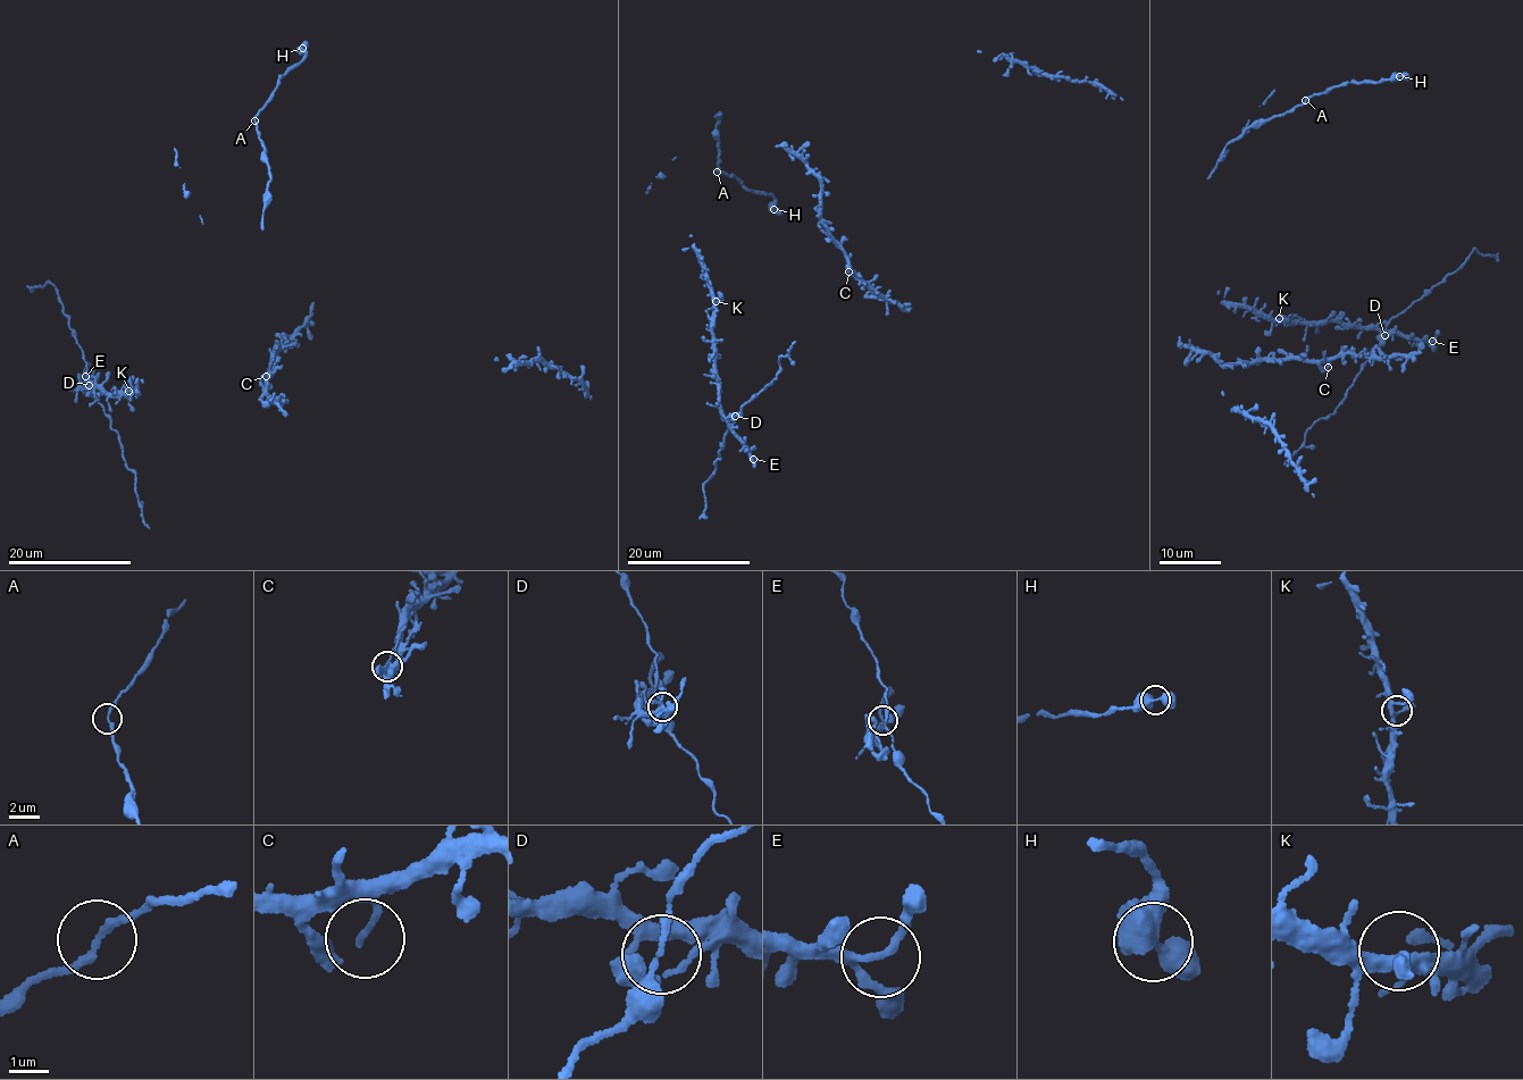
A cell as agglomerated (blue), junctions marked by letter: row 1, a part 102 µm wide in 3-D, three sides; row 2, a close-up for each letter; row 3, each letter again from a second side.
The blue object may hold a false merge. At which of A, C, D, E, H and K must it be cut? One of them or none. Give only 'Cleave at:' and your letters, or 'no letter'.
Cleave at: no letter

